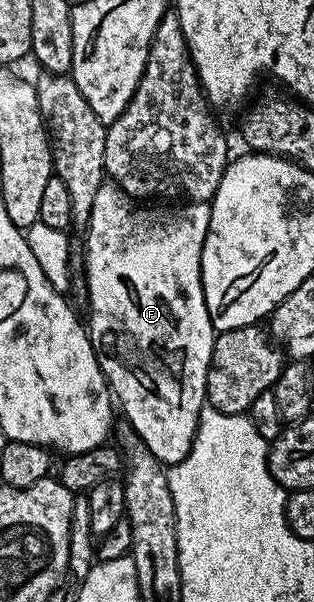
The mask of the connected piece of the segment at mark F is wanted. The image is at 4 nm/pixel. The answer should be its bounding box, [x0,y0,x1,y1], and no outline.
[83,182,215,466]

